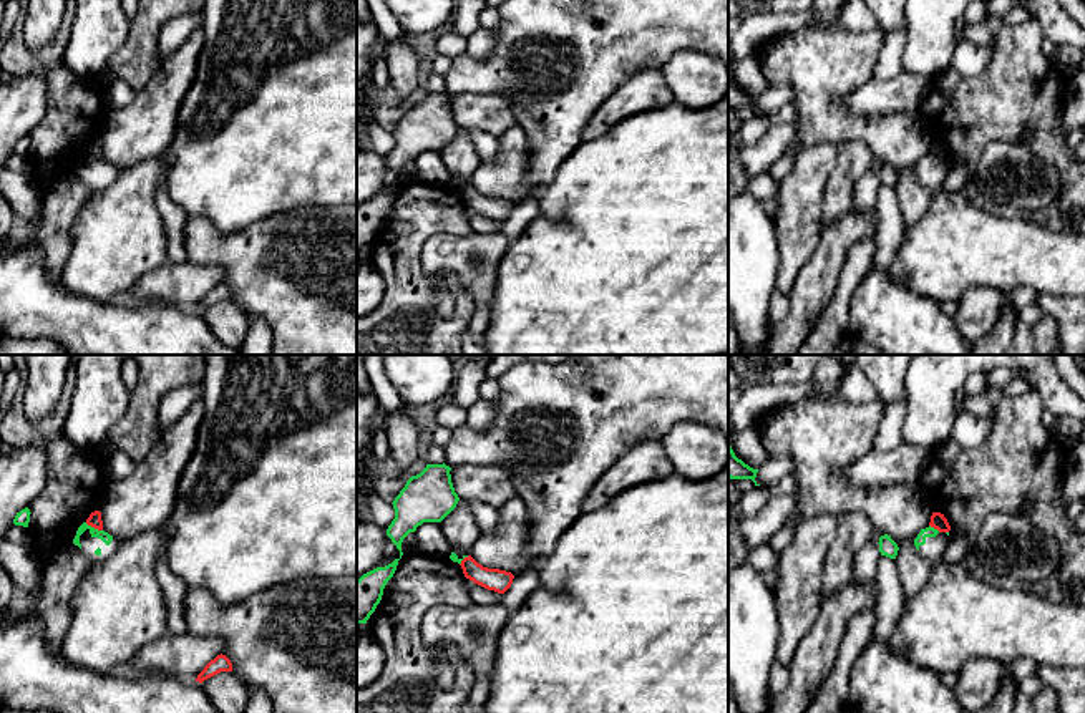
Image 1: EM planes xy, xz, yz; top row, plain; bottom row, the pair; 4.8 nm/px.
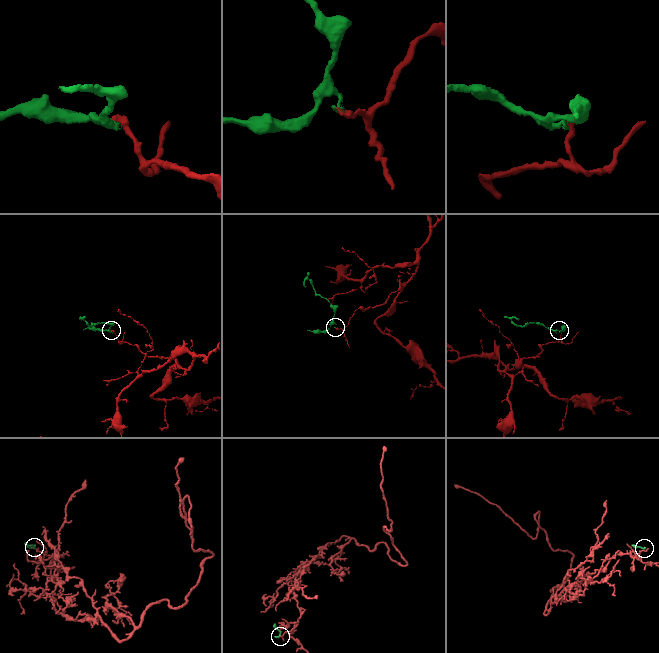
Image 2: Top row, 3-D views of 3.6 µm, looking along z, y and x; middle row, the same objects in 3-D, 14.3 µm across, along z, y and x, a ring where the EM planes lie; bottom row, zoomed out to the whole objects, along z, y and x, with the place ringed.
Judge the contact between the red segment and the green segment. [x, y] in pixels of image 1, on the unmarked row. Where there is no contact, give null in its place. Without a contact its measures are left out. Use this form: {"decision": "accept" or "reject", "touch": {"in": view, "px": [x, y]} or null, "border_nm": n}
{"decision": "reject", "touch": {"in": "xy", "px": [93, 155]}, "border_nm": 100}

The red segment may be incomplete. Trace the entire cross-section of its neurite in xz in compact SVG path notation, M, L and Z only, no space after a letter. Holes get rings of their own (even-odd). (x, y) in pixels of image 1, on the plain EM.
M471 184L465 186L460 194L466 207L498 222L504 222L514 207L511 201L483 196Z

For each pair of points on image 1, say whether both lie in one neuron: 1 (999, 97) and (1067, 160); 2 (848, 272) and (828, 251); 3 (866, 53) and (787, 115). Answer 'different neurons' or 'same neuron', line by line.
1: same neuron
2: different neurons
3: different neurons

